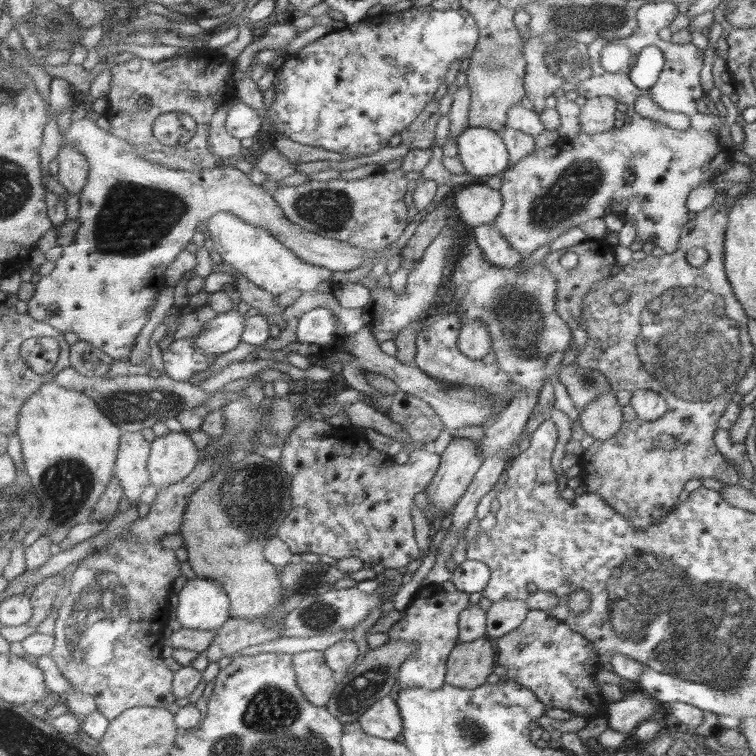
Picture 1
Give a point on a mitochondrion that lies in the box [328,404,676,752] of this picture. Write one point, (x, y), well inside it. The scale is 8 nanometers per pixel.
(359, 691)

